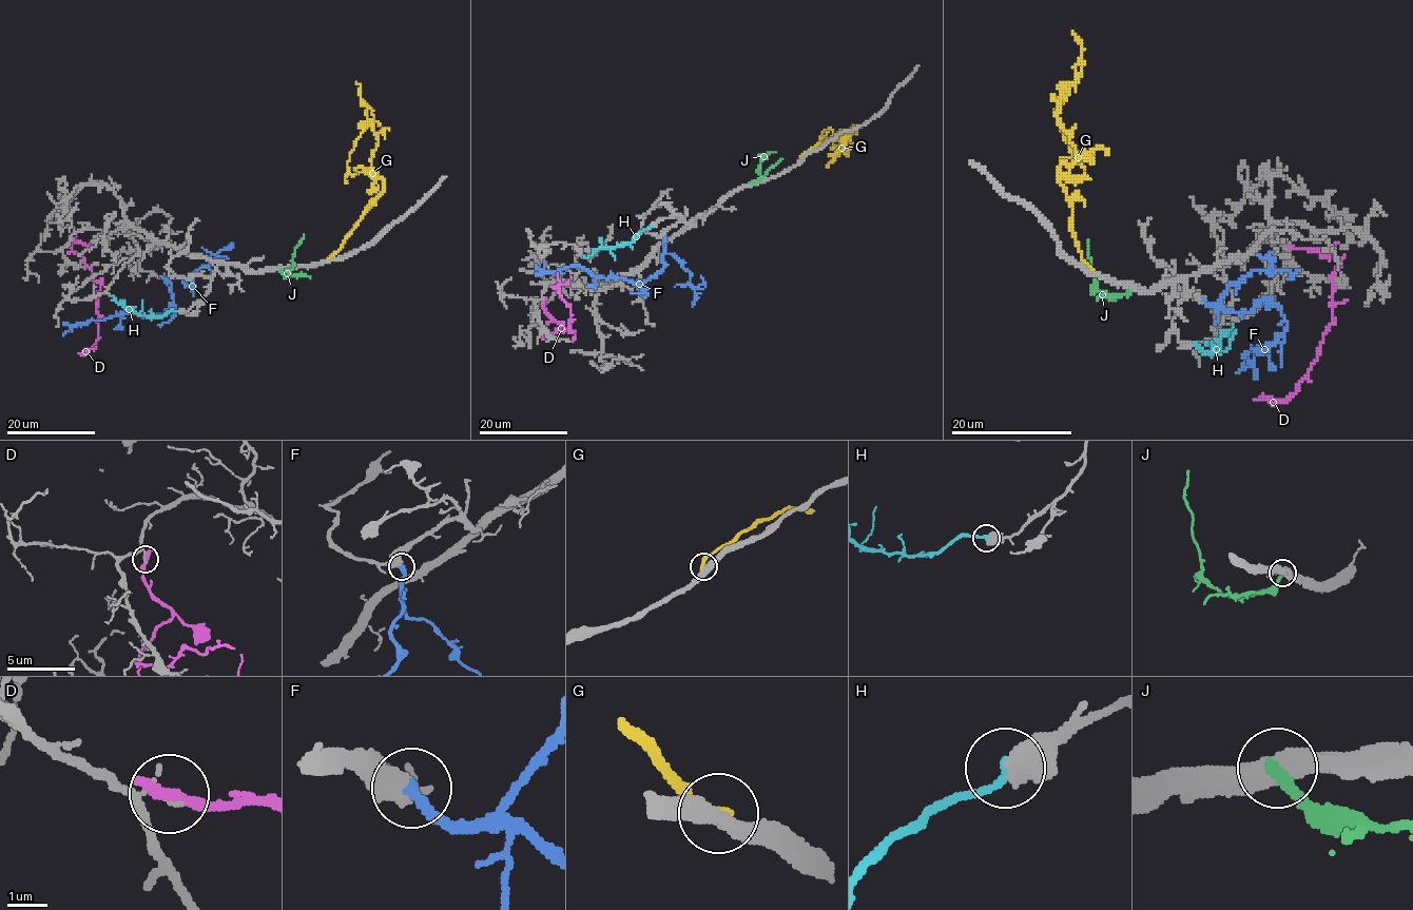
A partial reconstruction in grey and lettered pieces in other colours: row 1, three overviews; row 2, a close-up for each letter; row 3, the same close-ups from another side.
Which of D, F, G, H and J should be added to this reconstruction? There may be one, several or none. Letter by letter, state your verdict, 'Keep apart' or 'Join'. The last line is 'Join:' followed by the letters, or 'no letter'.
D: Keep apart
F: Join
G: Keep apart
H: Keep apart
J: Keep apart
Join: F

